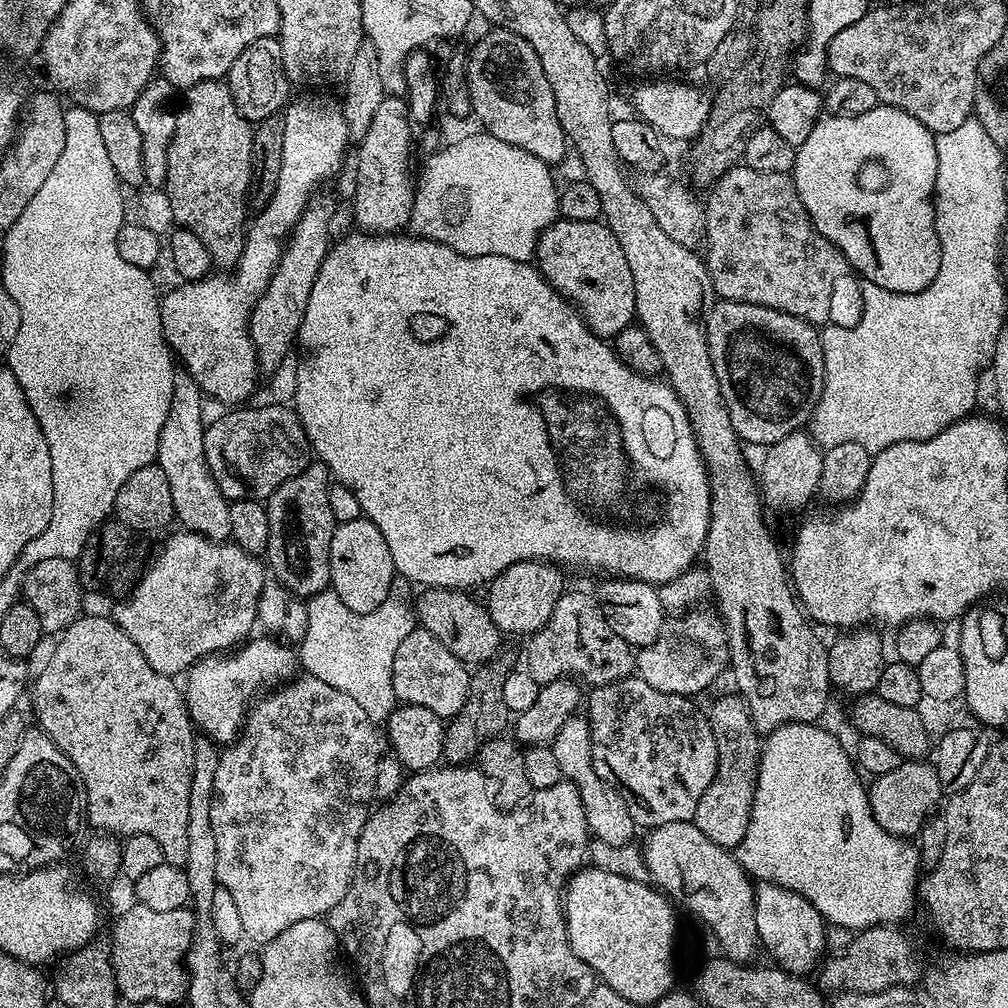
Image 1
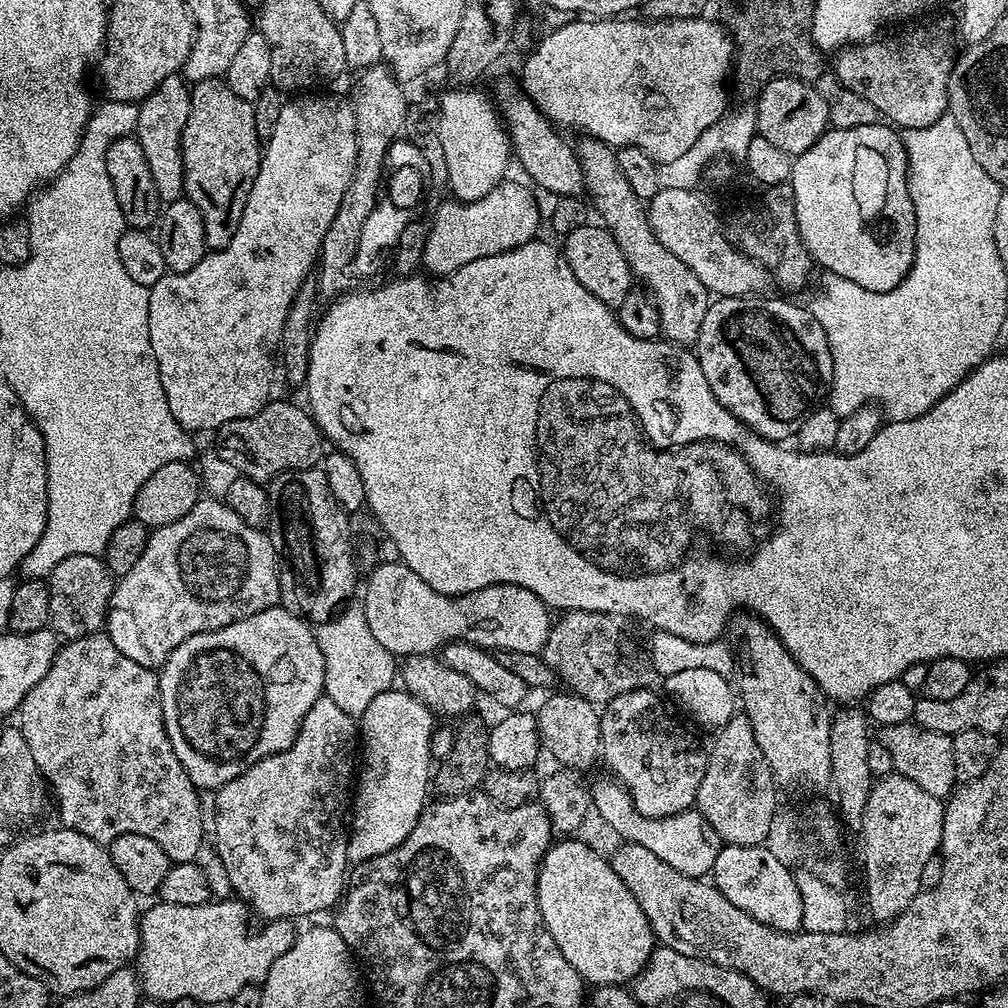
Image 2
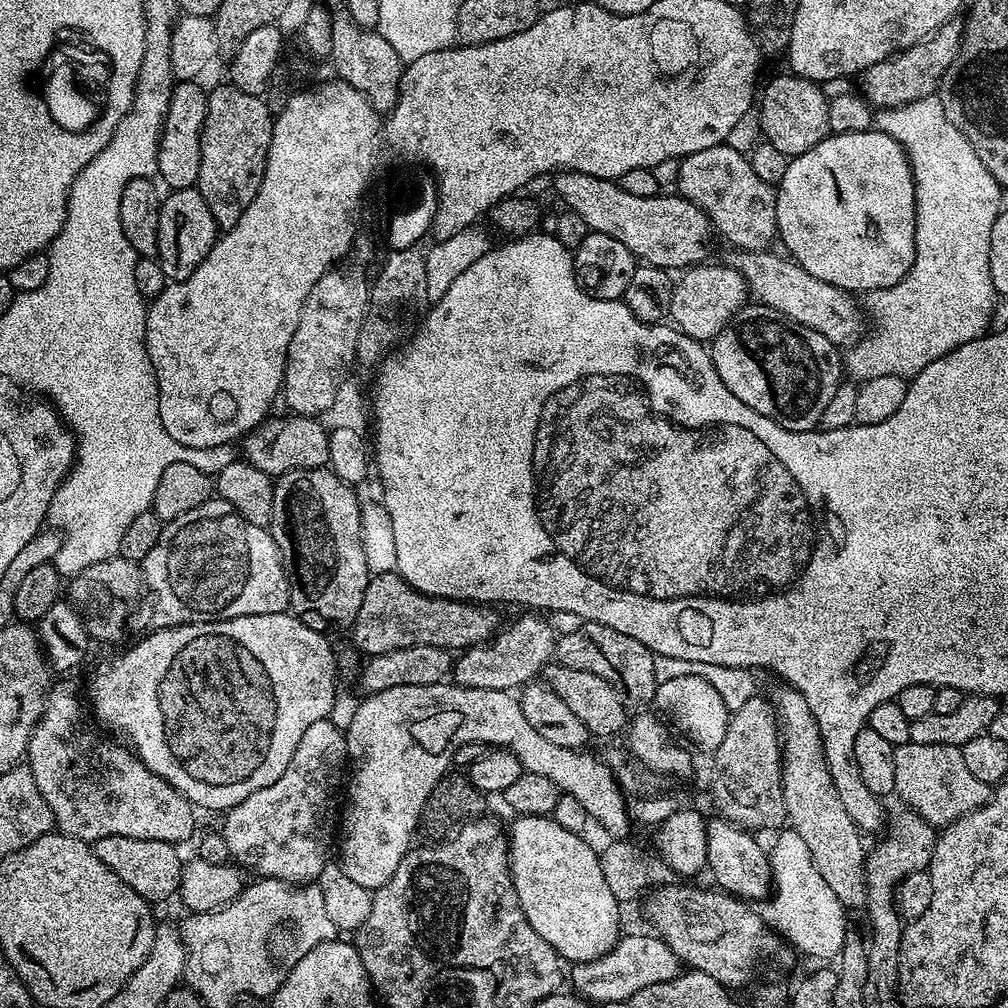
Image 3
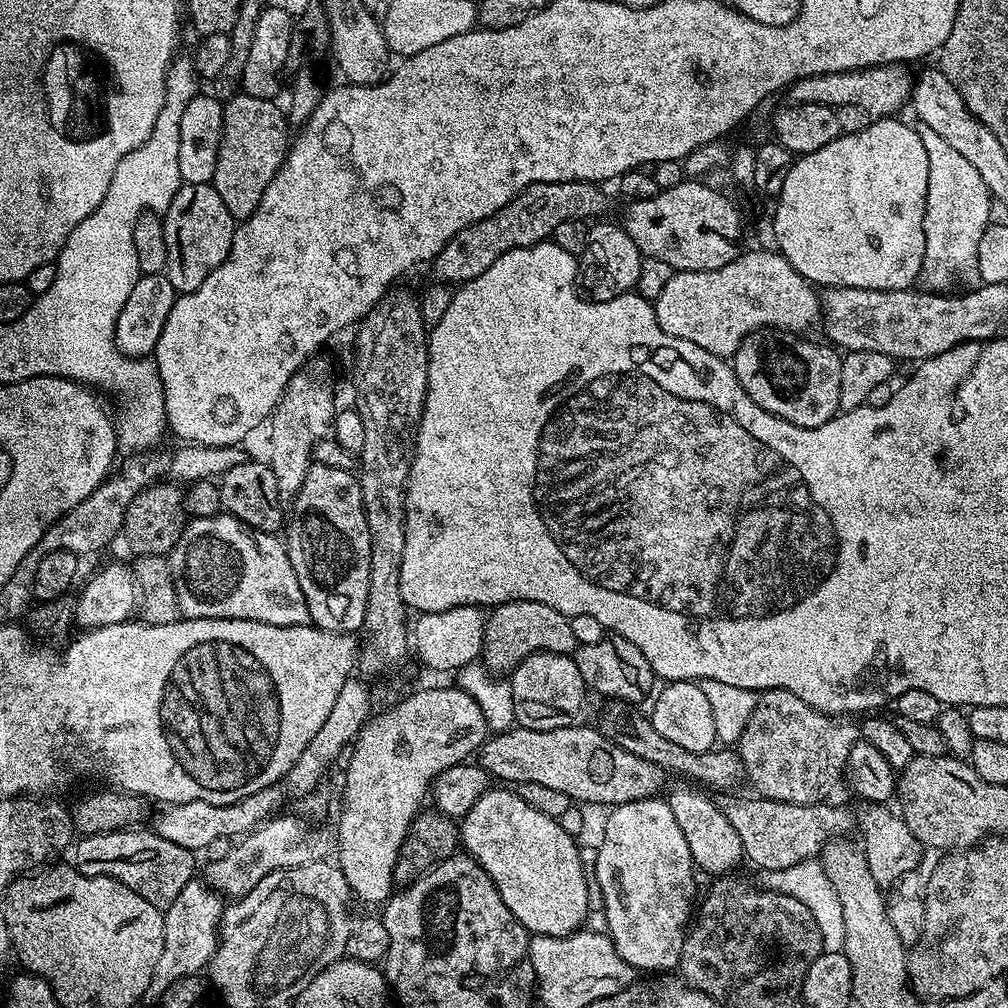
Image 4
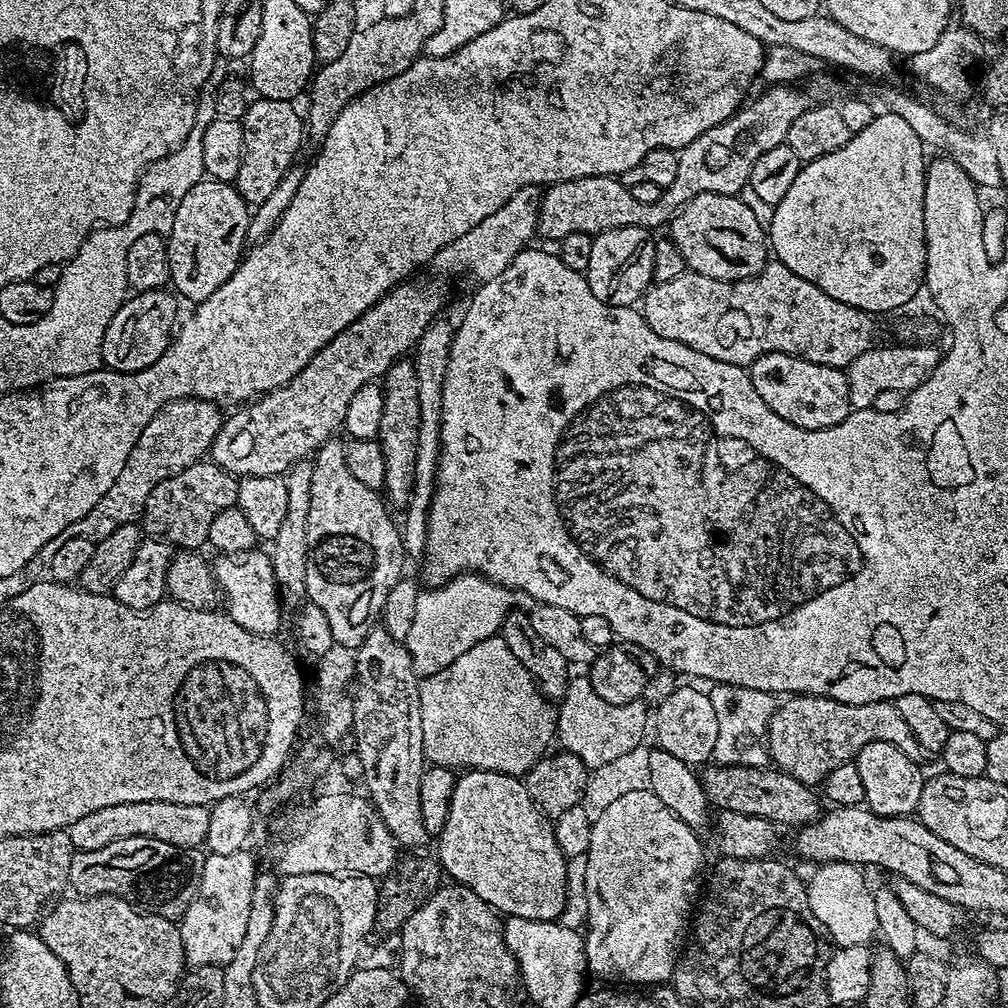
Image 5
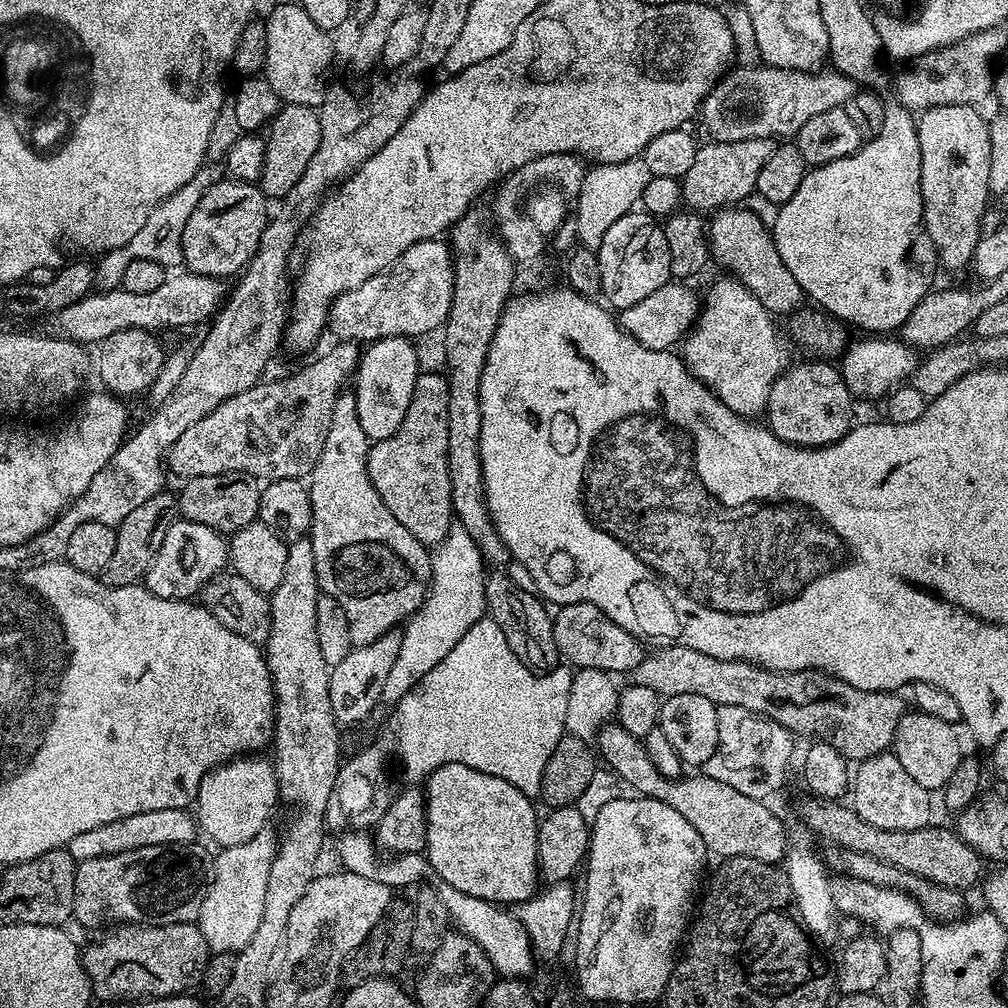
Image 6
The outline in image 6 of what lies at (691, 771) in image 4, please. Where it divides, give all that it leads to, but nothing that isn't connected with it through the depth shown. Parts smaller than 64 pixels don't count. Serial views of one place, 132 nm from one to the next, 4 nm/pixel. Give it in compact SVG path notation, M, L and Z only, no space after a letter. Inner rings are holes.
M807 799L800 804L805 824L810 831L828 840L824 842L831 842L835 847L848 848L858 854L870 854L870 858L878 858L878 862L886 862L903 872L926 878L938 886L957 890L972 888L976 883L977 887L985 875L984 857L960 837L959 831L952 829L951 832L948 828L936 828L937 826L905 832L882 830L878 826L870 826L870 822L862 822L854 809L840 800Z

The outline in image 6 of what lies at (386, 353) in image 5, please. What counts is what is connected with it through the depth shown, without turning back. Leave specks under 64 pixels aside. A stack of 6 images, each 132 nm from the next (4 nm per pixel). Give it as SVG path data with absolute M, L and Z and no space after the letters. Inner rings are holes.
M336 342L329 352L324 352L313 364L308 364L296 377L272 380L256 384L250 390L242 390L234 398L226 398L210 414L198 418L170 446L166 457L169 473L183 478L193 476L220 476L223 472L244 472L261 482L269 480L298 480L307 477L326 446L326 434L330 430L330 414L336 397L349 387L360 364L362 348L356 342Z

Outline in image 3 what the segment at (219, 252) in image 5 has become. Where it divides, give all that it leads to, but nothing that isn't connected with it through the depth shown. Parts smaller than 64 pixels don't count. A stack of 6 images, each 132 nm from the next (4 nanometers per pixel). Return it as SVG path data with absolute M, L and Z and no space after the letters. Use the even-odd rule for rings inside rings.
M178 188L167 194L169 196L165 195L160 205L156 256L165 281L175 282L190 278L190 274L202 266L202 258L210 254L217 242L218 229L199 188Z

